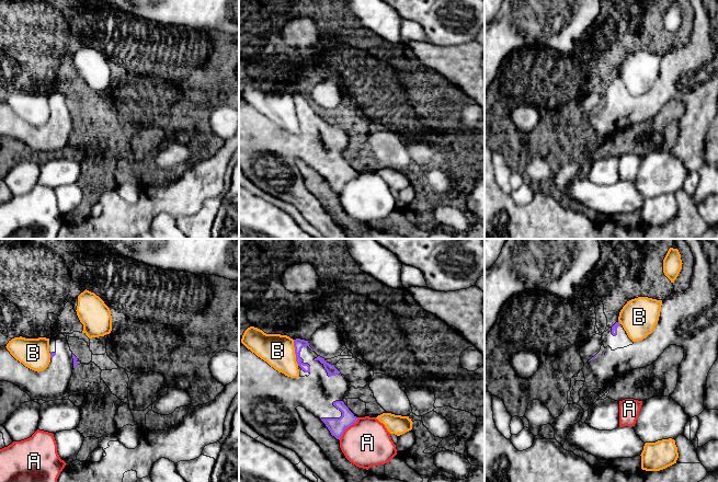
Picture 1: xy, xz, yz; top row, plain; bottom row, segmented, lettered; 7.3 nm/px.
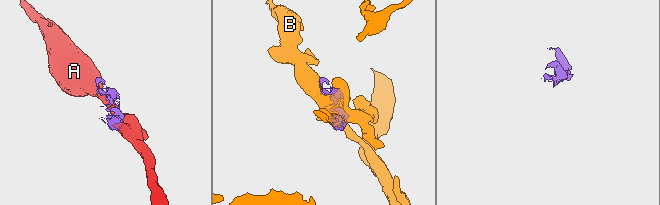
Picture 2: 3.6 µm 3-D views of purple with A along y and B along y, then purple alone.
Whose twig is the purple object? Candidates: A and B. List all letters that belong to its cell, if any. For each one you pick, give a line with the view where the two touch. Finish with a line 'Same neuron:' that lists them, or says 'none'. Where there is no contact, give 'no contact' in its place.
Same neuron: none

